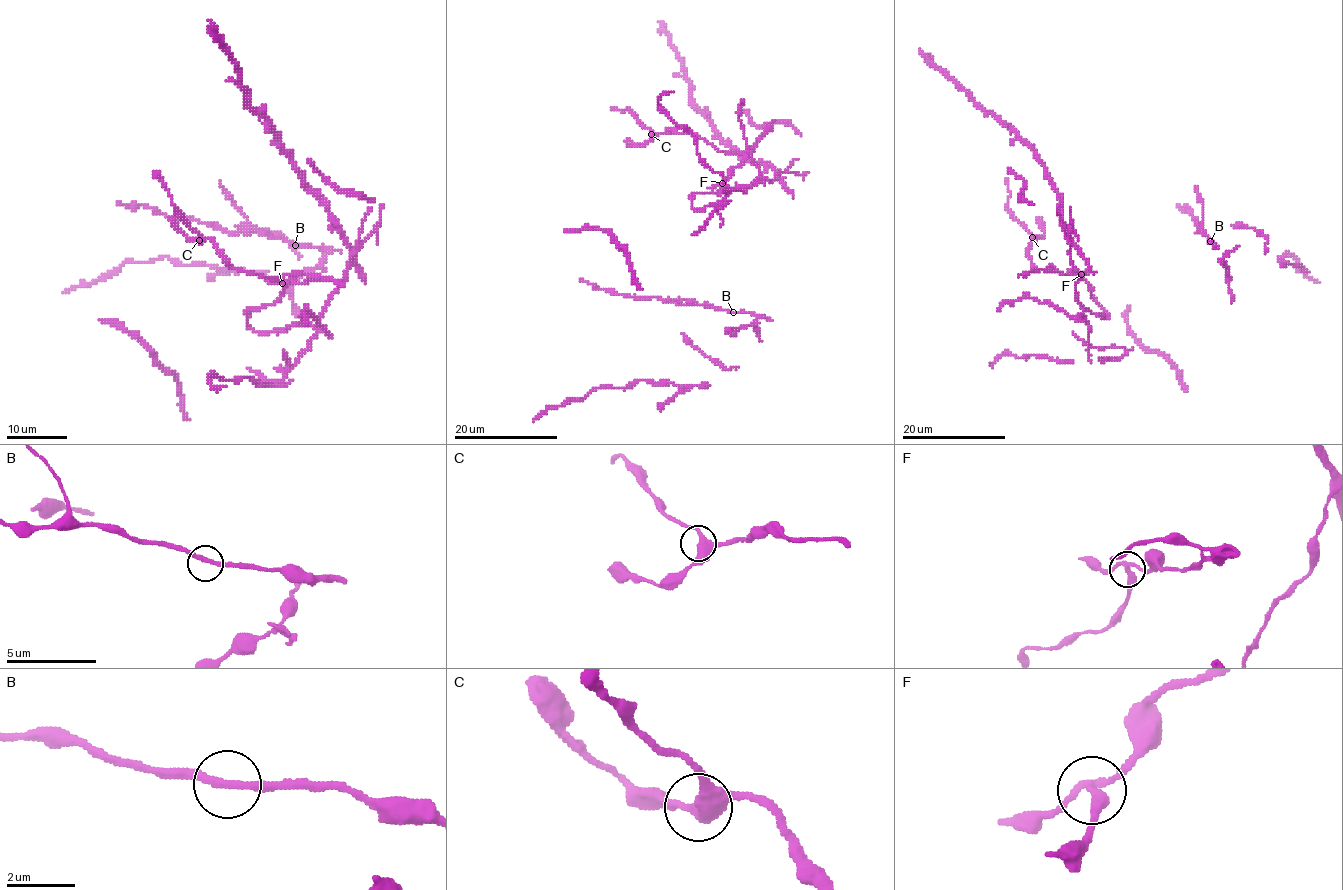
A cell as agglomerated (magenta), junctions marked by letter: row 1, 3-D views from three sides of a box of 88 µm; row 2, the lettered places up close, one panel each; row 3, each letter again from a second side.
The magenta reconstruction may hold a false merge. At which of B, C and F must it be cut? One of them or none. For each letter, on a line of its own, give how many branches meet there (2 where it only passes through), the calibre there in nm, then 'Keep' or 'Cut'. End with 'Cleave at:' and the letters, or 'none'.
B: Branches: 2. Thickness 240 nm. Keep
C: Branches: 3. Thickness 380 nm. Keep
F: Branches: 3. Thickness 220 nm. Cut
Cleave at: F

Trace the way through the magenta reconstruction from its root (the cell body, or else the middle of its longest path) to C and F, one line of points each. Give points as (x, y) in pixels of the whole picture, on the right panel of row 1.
C: (1118, 358), (1106, 359), (1089, 345), (1084, 309), (1107, 317), (1089, 284), (1080, 274), (1034, 267), (1032, 237)
F: (1118, 358), (1106, 359), (1102, 350), (1089, 345), (1084, 309), (1105, 318), (1107, 311), (1090, 297), (1081, 274)

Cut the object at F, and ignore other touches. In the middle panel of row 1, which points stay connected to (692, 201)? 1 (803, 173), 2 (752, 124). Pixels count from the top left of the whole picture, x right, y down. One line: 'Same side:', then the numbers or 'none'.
Same side: 1

